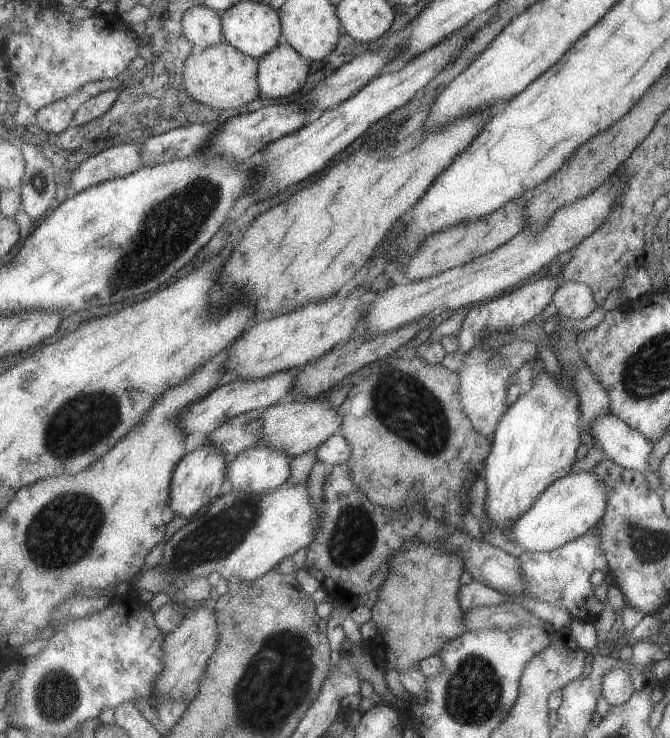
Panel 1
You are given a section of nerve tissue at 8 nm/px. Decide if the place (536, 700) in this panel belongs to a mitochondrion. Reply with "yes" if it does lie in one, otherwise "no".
no

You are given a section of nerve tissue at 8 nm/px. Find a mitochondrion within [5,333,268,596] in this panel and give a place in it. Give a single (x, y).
(60, 532)

